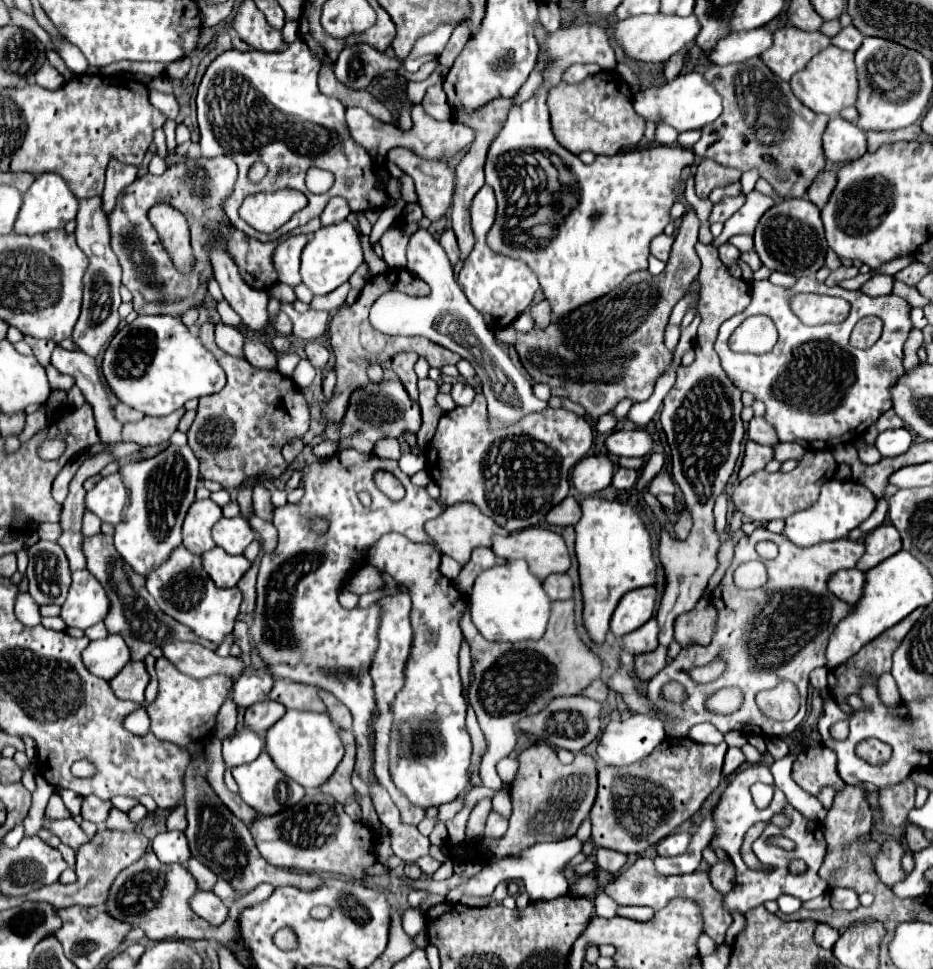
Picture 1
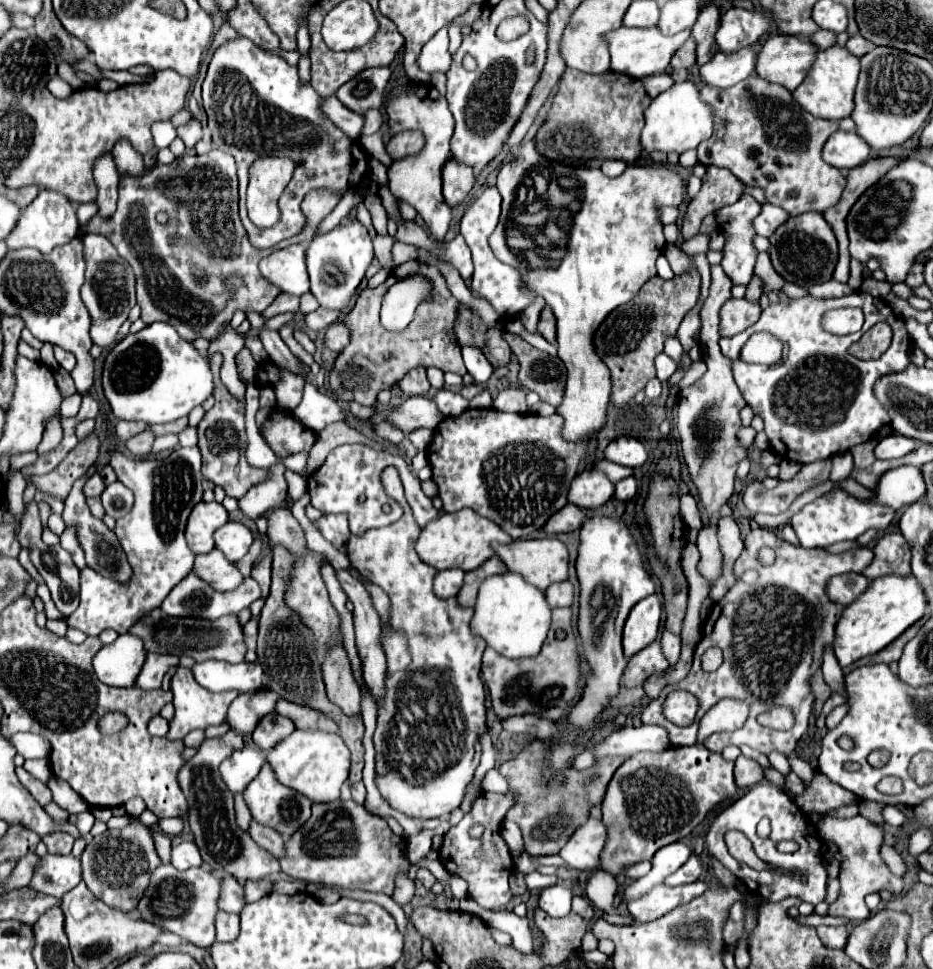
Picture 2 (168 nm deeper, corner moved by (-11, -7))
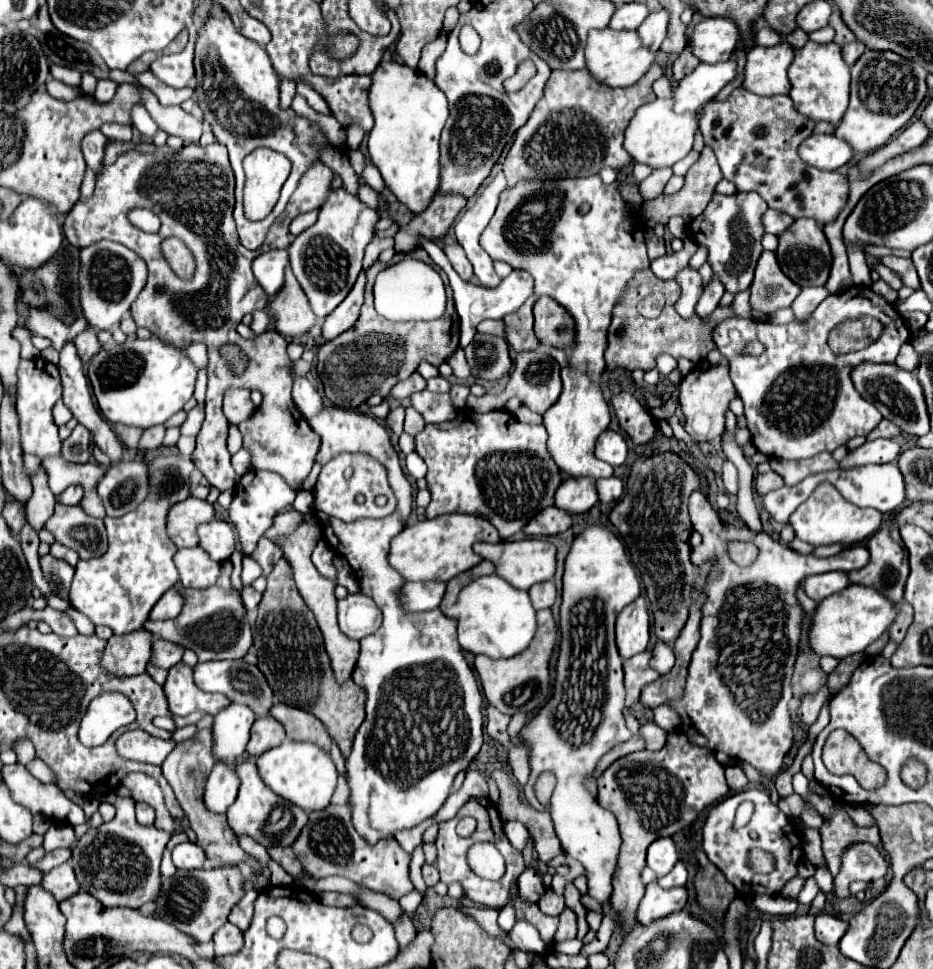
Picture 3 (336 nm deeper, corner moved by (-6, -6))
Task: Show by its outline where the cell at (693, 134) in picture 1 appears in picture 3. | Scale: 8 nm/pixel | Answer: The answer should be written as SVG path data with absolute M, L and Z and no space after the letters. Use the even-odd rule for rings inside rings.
M696 150L688 152L688 156L686 156L686 158L682 158L680 162L676 162L676 164L672 166L674 174L676 174L676 176L684 176L684 174L688 172L688 168L690 168L690 166L692 166L696 160L698 160L698 152L696 152Z

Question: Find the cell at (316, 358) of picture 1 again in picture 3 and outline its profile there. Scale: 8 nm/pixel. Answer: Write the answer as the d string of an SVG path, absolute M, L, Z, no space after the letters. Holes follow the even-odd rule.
M366 270L360 272L354 288L350 290L350 294L346 296L346 300L342 300L342 304L330 312L330 316L324 318L322 322L322 338L324 340L332 340L338 334L342 334L344 330L352 328L358 320L360 314L360 306L364 302L364 286L366 286Z

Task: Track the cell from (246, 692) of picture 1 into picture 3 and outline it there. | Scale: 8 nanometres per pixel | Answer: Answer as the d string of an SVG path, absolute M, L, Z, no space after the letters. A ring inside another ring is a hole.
M230 704L214 716L212 754L216 762L222 762L226 766L236 764L236 758L246 750L254 720L254 712L240 704Z

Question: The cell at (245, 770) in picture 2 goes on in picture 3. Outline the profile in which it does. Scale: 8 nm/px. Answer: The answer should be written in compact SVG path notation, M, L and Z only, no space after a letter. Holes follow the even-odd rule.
M216 764L204 788L206 808L214 814L226 814L228 806L236 800L236 794L238 794L238 776L234 768Z

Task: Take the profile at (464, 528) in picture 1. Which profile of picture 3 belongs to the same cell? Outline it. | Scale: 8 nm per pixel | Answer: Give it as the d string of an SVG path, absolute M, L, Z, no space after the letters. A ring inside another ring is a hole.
M450 514L434 520L420 520L406 526L390 542L388 562L394 570L410 582L448 582L460 572L474 568L482 558L472 552L474 542L500 542L496 528L478 516L470 514Z

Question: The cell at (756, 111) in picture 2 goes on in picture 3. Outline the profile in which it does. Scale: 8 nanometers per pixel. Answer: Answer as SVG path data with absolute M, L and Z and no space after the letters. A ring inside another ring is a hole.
M736 88L726 102L710 100L702 106L702 110L704 110L704 116L700 120L700 130L704 134L704 142L716 152L718 166L724 178L734 182L738 190L742 192L754 190L768 202L770 208L782 210L790 214L792 218L812 218L820 226L834 222L838 214L844 210L844 206L848 204L848 178L842 176L840 172L822 172L818 168L812 168L804 164L796 152L798 144L812 134L816 124L794 110L790 96L762 98L744 88Z

